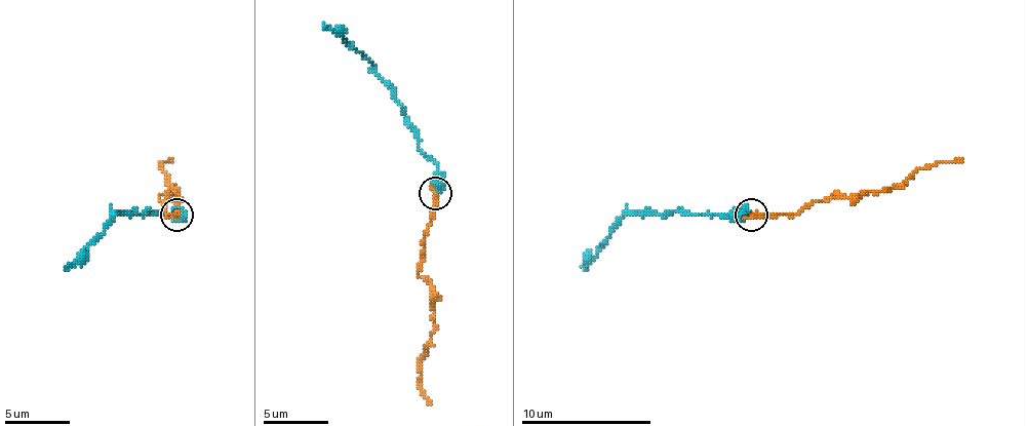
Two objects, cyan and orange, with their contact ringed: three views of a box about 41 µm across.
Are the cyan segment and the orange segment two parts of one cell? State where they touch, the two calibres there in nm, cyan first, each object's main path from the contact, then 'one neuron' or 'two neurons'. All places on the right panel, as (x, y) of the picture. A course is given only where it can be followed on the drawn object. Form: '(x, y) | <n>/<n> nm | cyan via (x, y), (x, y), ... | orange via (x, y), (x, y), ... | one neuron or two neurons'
(751, 215) | 650/240 nm | cyan via (750, 215), (665, 210), (626, 215), (600, 249), (581, 266) | orange via (750, 215), (799, 215), (832, 198), (891, 191), (919, 168), (962, 158) | one neuron

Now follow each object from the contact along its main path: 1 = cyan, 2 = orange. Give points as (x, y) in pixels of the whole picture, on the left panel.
1: (175, 215), (146, 210), (117, 215), (87, 249), (65, 266)
2: (175, 215), (165, 215), (159, 198), (172, 198), (175, 191), (162, 168), (162, 162), (172, 158)

